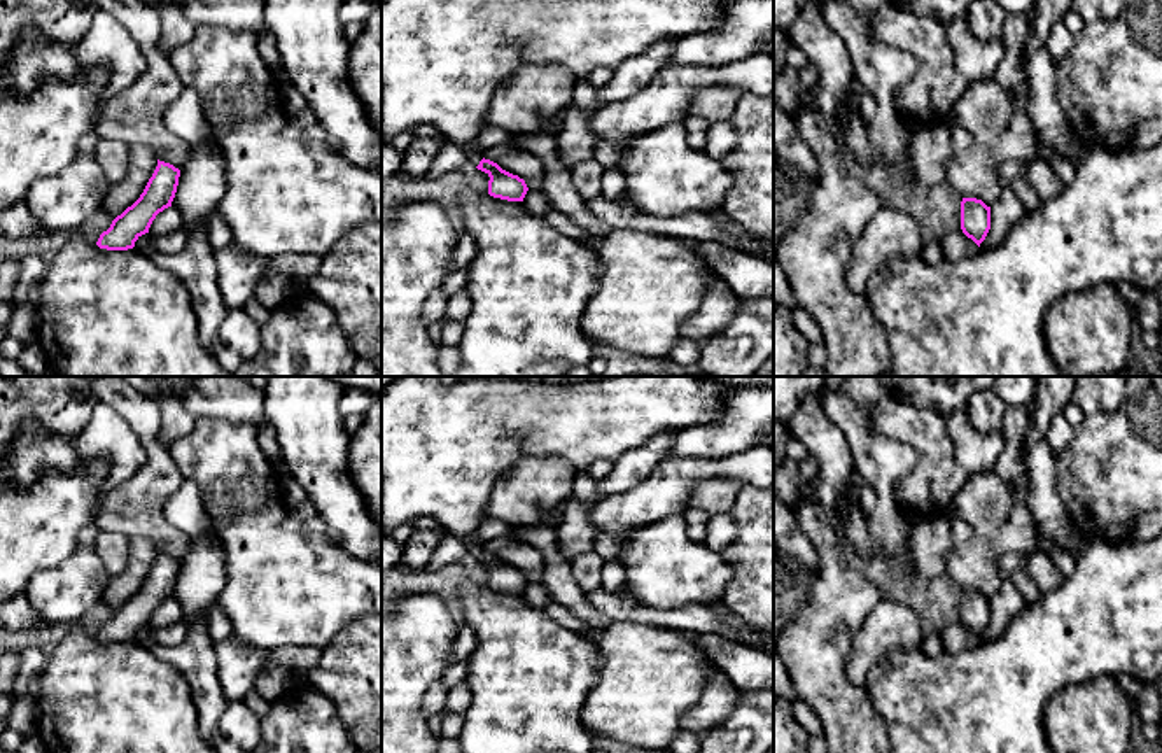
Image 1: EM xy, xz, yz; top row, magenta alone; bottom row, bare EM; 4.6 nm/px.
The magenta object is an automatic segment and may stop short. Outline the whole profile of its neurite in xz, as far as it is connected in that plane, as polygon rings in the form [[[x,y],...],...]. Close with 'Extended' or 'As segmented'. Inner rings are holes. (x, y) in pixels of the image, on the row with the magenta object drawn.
[[[382,0],[382,135],[396,137],[418,124],[432,124],[469,152],[469,168],[485,172],[488,194],[523,201],[523,179],[502,170],[476,151],[474,140],[486,128],[485,112],[497,86],[522,67],[558,65],[578,79],[597,68],[614,70],[625,60],[644,54],[660,40],[681,40],[714,30],[728,0]]]. Extended

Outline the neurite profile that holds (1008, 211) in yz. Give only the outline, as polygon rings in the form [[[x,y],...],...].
[[[1006,159],[998,166],[1001,198],[990,207],[990,229],[980,249],[994,249],[1003,243],[1008,231],[1026,215],[1026,208],[1012,191],[1010,184],[1026,168],[1024,161]]]

